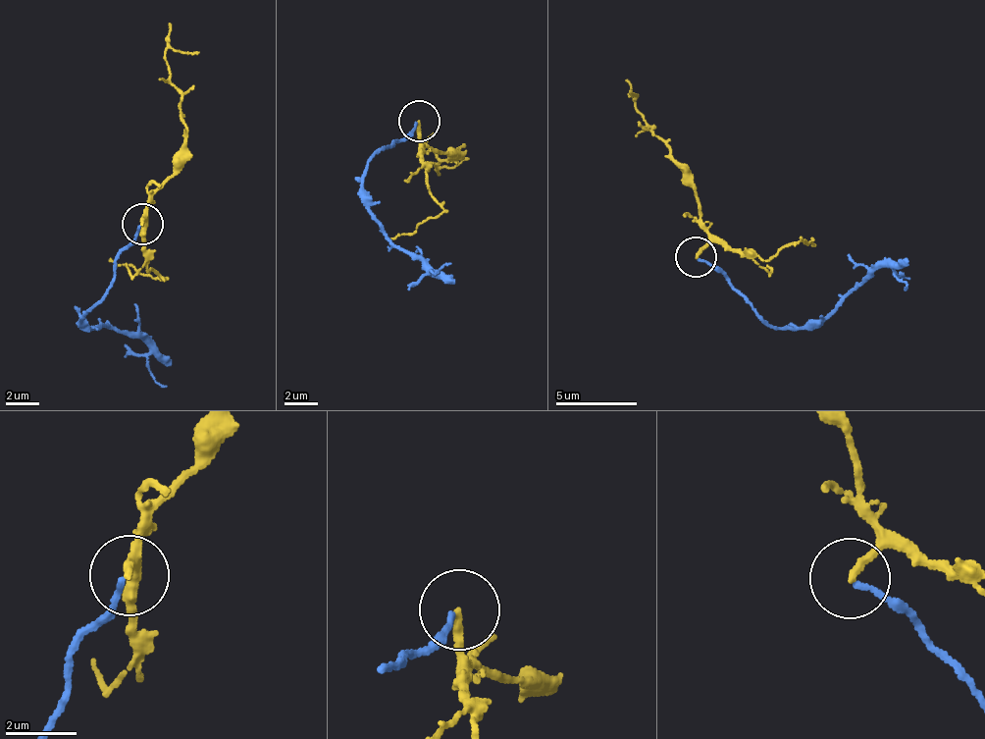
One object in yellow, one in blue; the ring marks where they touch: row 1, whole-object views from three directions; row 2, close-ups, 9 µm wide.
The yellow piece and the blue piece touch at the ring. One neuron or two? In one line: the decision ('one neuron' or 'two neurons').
two neurons

